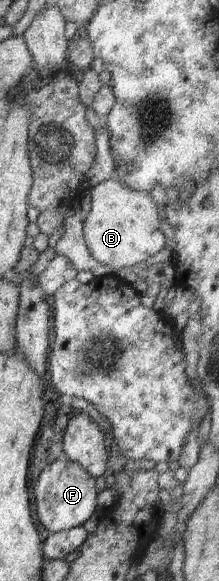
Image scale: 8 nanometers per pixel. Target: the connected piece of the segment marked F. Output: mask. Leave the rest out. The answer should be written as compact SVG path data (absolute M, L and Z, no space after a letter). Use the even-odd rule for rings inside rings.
M67 458L56 460L46 466L38 480L36 488L32 488L34 502L36 502L36 514L40 524L49 533L60 533L72 528L84 525L97 511L96 479L80 467L80 464L69 461Z

